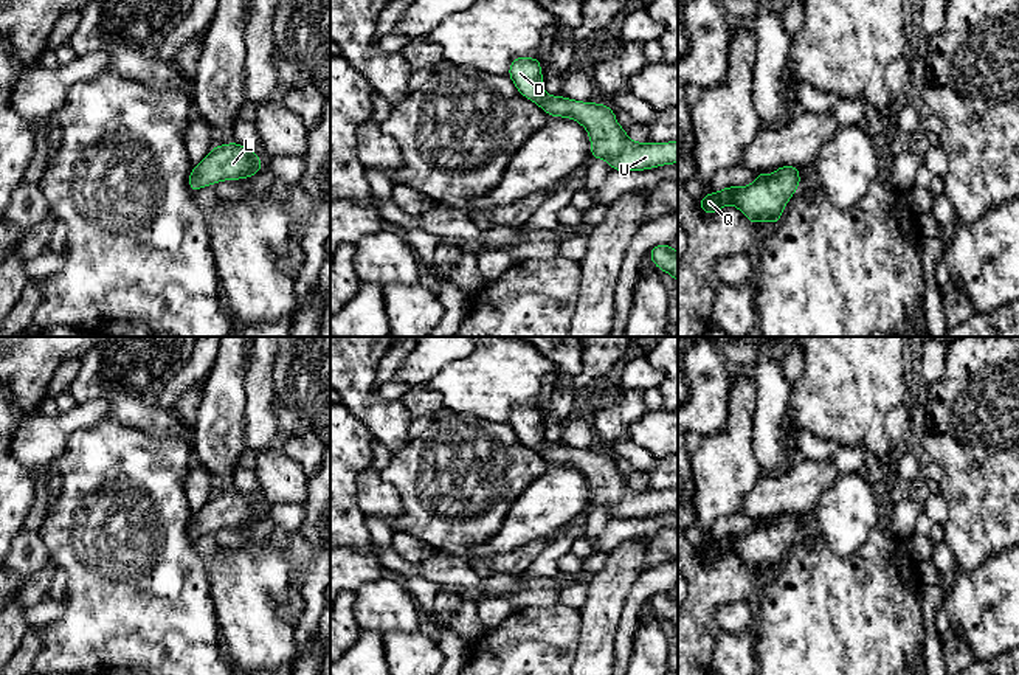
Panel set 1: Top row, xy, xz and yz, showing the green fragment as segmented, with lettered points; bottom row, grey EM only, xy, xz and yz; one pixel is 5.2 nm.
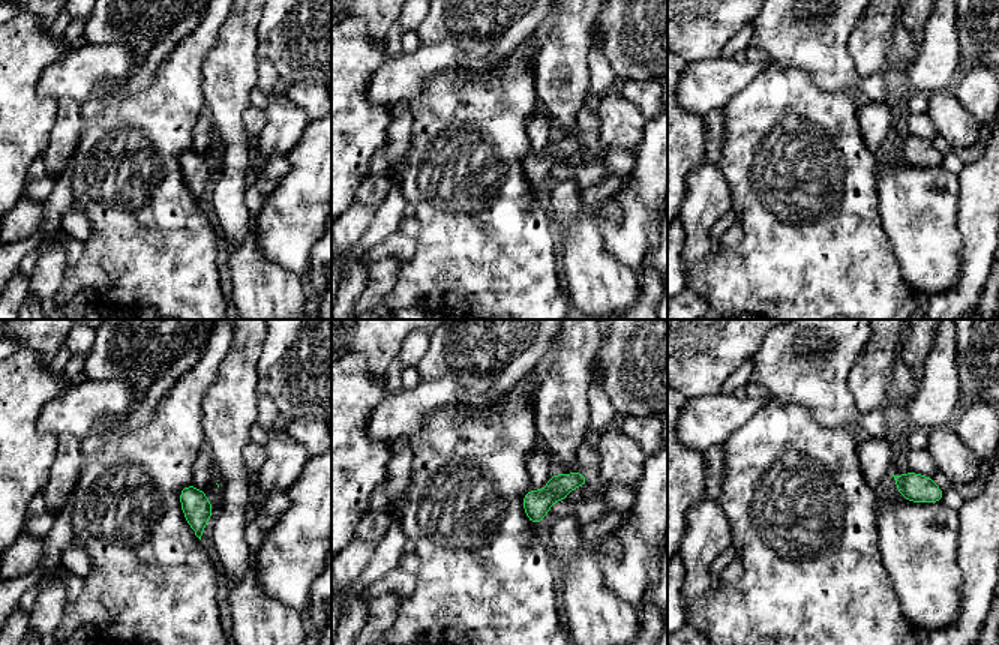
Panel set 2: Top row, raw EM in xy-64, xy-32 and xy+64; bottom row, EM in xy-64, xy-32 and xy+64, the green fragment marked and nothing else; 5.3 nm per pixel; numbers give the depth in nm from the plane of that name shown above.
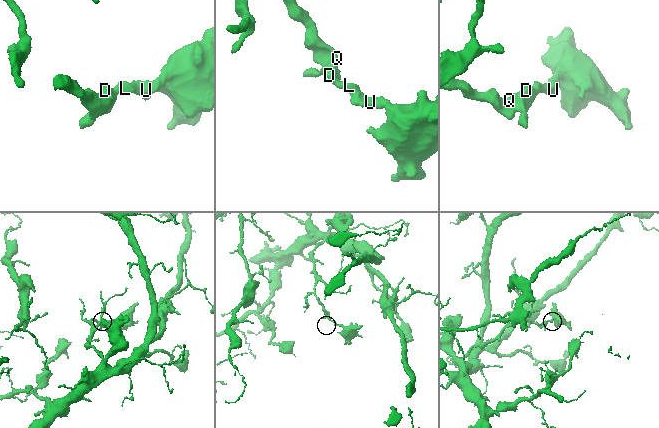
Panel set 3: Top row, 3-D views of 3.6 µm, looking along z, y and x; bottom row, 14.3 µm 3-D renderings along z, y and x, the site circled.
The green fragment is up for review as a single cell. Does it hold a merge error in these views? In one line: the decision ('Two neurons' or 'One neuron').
One neuron

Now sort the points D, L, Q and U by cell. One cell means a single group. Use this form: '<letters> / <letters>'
D L Q U

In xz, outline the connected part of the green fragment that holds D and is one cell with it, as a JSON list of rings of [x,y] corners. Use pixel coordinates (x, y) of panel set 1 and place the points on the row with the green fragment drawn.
[[[513,57],[507,74],[516,90],[537,106],[540,106],[547,116],[572,118],[582,124],[591,140],[591,158],[600,158],[610,163],[613,171],[644,171],[664,164],[678,163],[678,141],[668,143],[636,143],[627,137],[623,127],[616,121],[616,112],[606,104],[594,104],[591,101],[580,102],[566,96],[551,96],[543,88],[541,62],[537,57]]]

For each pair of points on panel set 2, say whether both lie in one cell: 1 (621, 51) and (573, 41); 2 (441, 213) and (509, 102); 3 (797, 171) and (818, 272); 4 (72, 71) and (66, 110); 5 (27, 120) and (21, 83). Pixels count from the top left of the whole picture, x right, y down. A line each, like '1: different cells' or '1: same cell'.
1: different cells
2: same cell
3: same cell
4: different cells
5: same cell

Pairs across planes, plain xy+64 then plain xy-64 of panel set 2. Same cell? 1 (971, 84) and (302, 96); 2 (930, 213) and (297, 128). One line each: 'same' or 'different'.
1: same
2: different

